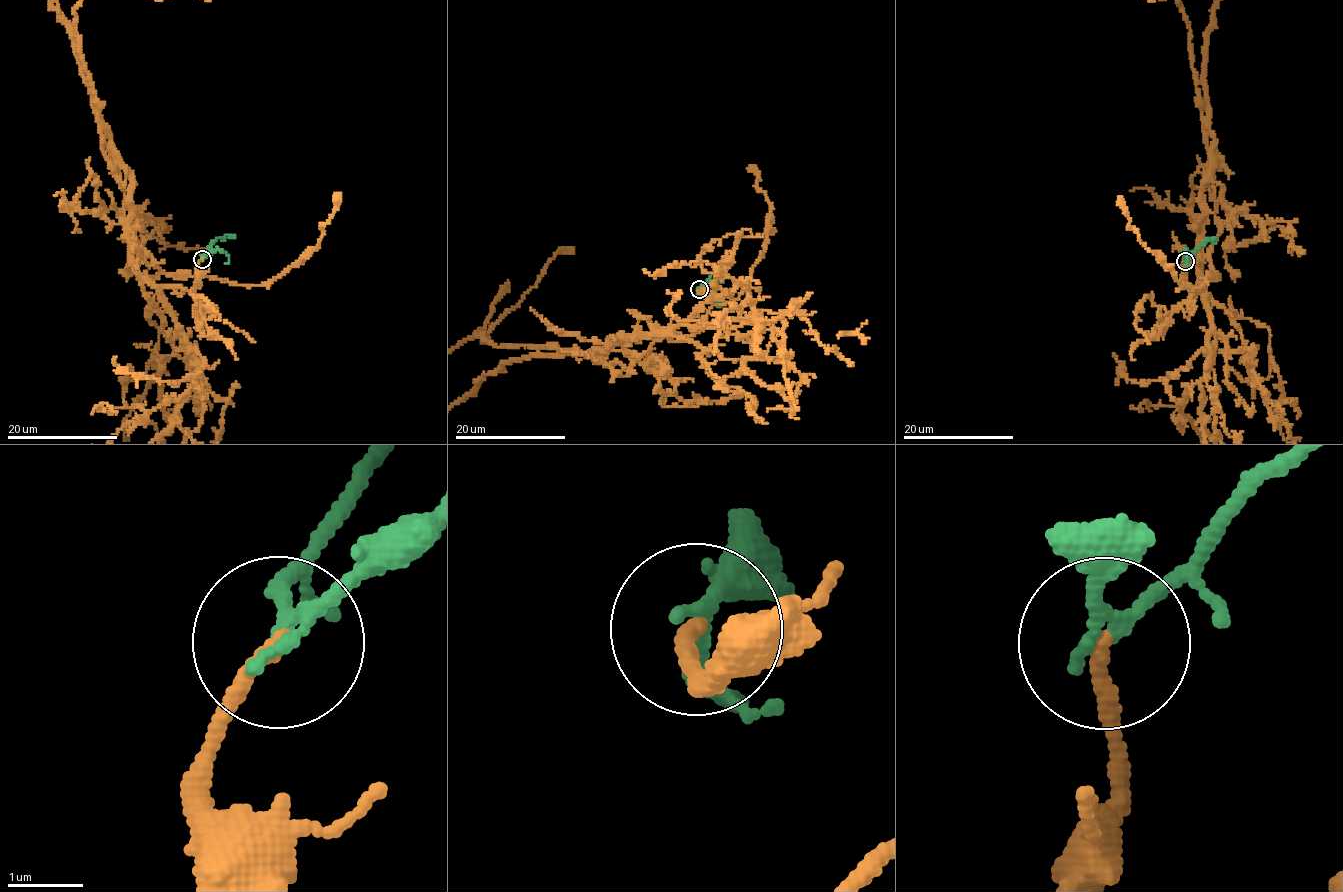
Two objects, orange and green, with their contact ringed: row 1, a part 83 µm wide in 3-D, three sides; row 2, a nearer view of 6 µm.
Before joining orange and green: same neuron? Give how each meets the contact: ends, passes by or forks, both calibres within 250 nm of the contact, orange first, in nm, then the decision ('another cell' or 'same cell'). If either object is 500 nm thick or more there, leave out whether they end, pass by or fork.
orange ends | green forks | 200/130 nm | same cell

